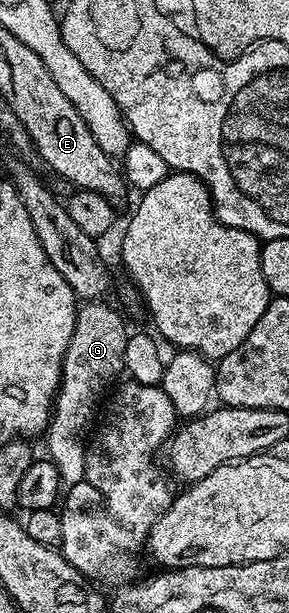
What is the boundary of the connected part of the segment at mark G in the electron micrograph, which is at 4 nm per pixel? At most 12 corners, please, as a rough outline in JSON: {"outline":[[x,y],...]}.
{"outline":[[105,301],[77,309],[44,436],[61,483],[84,482],[83,434],[123,373],[130,334]]}

